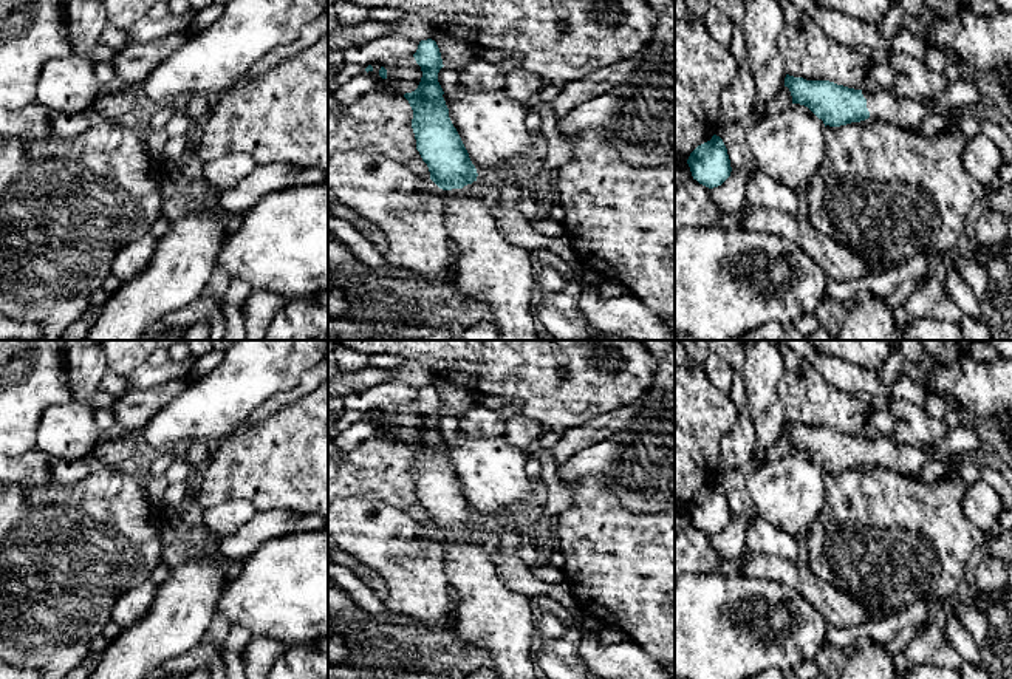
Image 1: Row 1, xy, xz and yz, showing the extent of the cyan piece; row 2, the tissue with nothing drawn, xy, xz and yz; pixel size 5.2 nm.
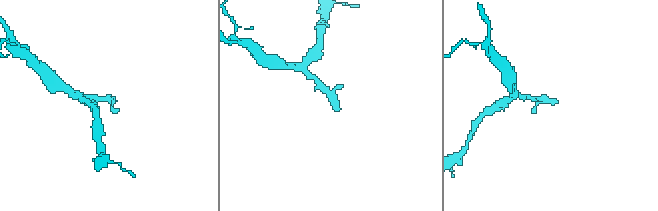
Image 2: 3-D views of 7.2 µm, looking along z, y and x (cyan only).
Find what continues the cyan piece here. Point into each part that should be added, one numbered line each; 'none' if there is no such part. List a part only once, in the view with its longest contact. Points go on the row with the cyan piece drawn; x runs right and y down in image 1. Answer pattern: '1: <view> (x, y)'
1: xz (489, 269)

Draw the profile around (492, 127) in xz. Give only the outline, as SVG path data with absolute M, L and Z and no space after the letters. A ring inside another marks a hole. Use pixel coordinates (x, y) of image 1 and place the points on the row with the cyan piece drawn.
M460 85L455 97L443 97L478 175L495 178L501 169L518 169L531 156L535 135L526 127L529 108L508 97L503 90L478 93Z

